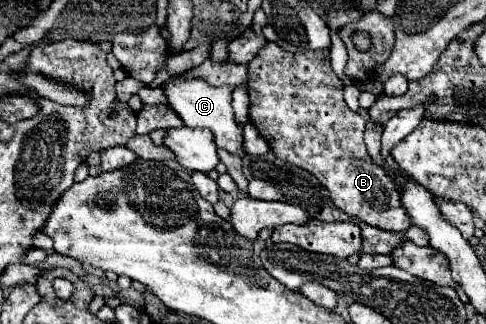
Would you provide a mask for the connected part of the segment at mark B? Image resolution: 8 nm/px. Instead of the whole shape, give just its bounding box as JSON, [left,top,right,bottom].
[247,42,411,232]

